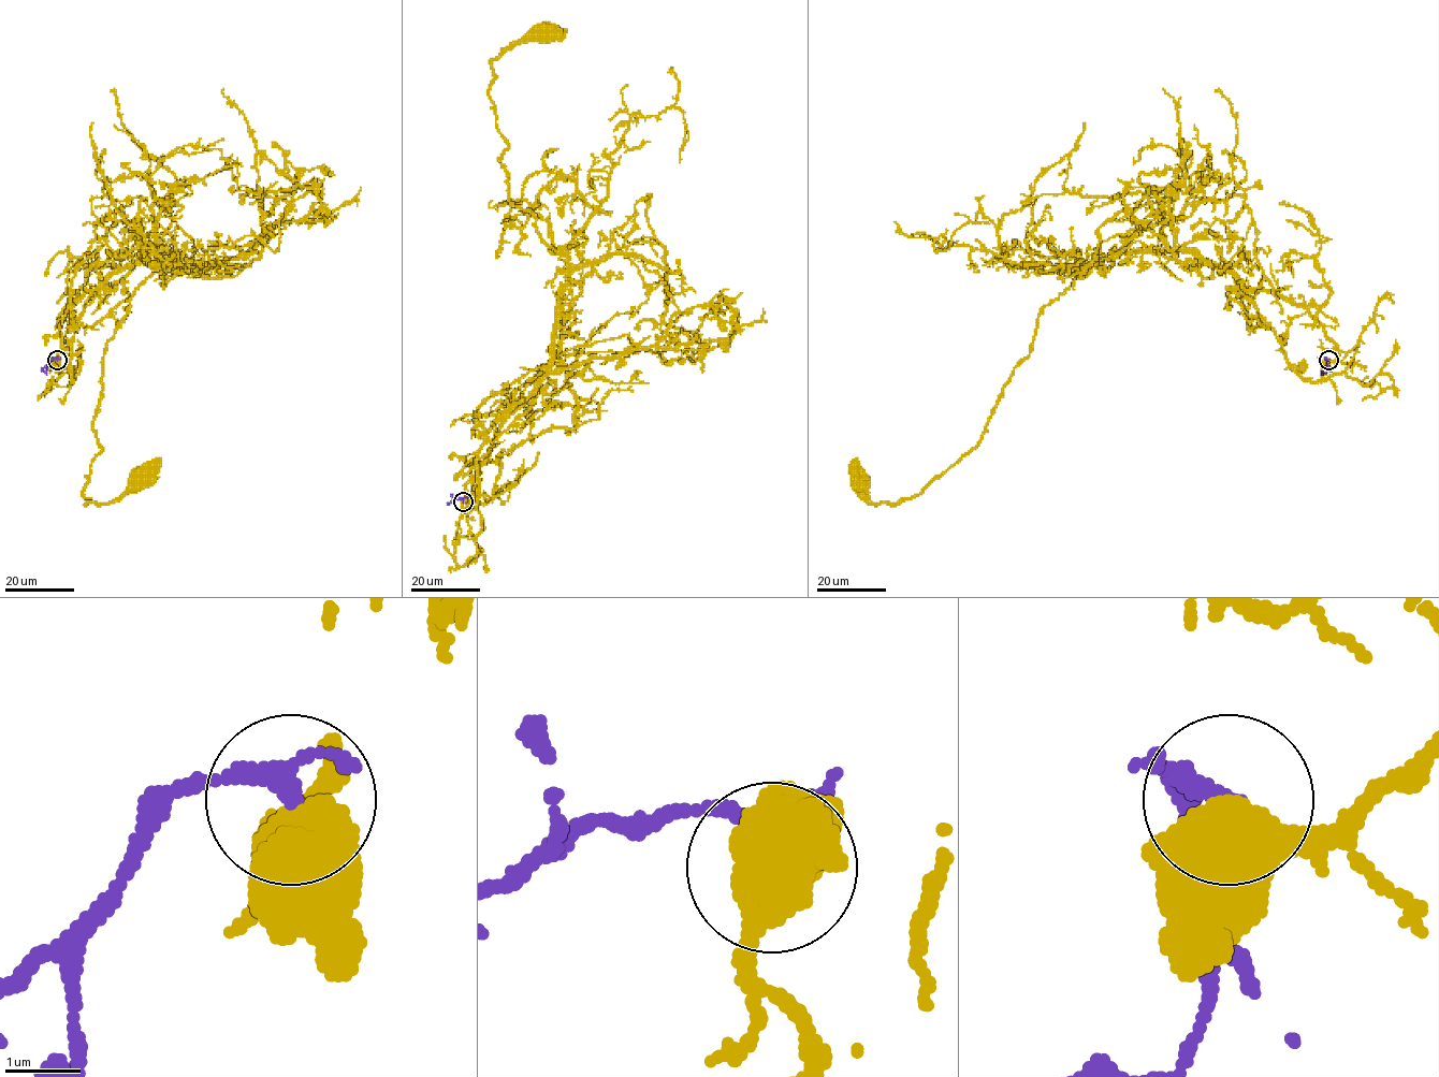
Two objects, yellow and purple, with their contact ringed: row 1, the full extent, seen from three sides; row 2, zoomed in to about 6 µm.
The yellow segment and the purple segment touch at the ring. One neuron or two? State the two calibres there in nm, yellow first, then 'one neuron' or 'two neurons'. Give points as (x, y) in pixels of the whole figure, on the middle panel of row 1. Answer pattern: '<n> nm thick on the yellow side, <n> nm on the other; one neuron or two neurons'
600 nm thick on the yellow side, 200 nm on the other; one neuron

